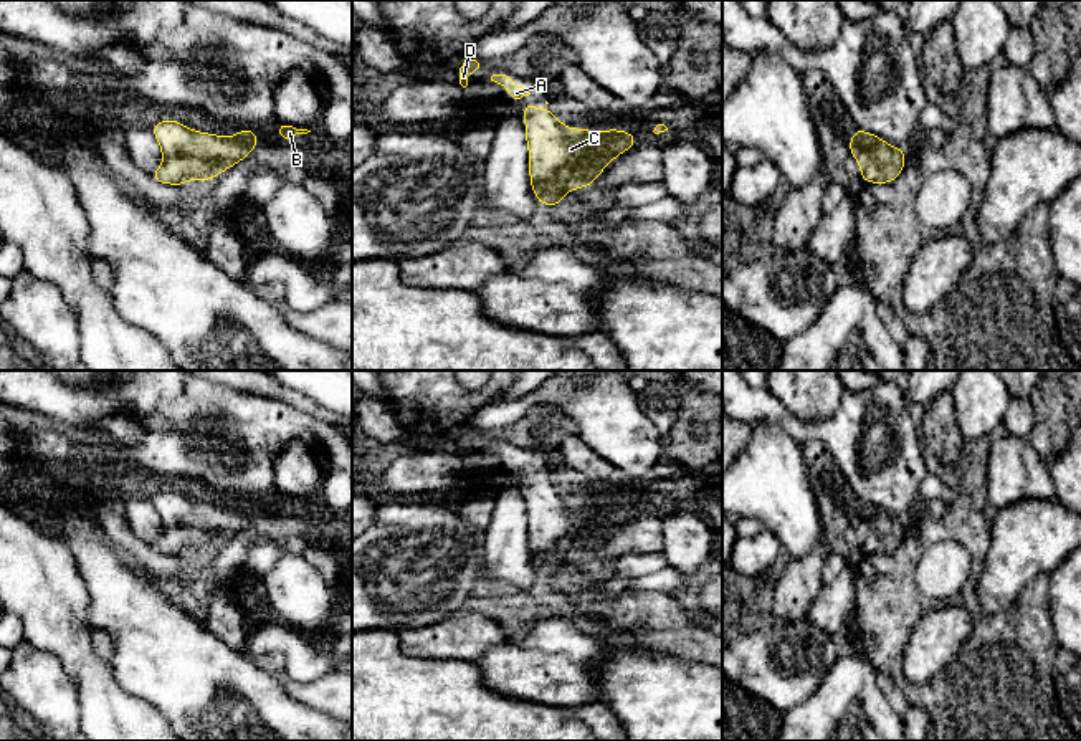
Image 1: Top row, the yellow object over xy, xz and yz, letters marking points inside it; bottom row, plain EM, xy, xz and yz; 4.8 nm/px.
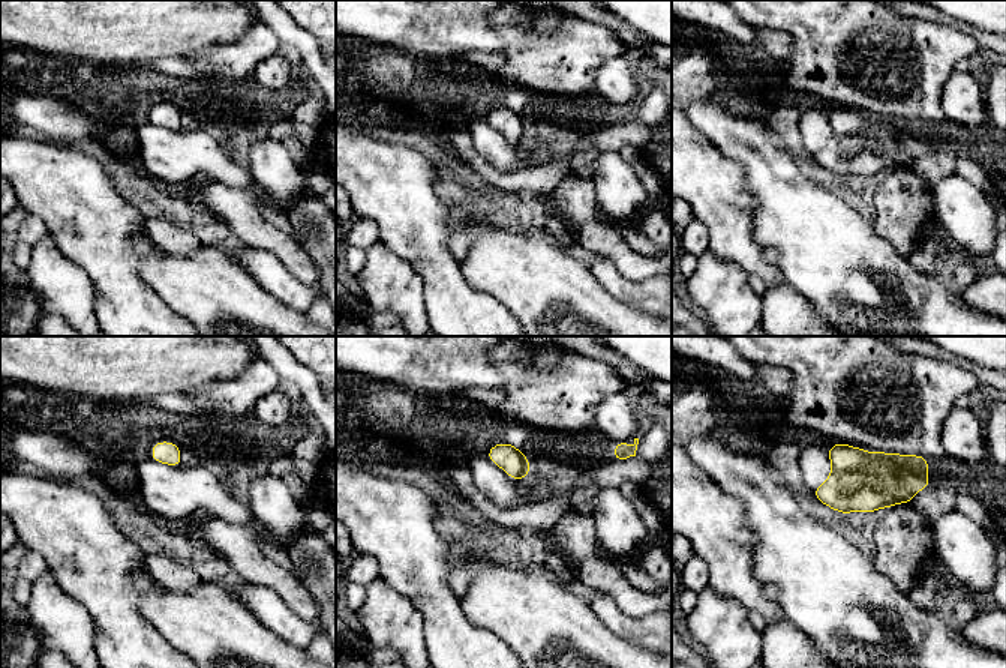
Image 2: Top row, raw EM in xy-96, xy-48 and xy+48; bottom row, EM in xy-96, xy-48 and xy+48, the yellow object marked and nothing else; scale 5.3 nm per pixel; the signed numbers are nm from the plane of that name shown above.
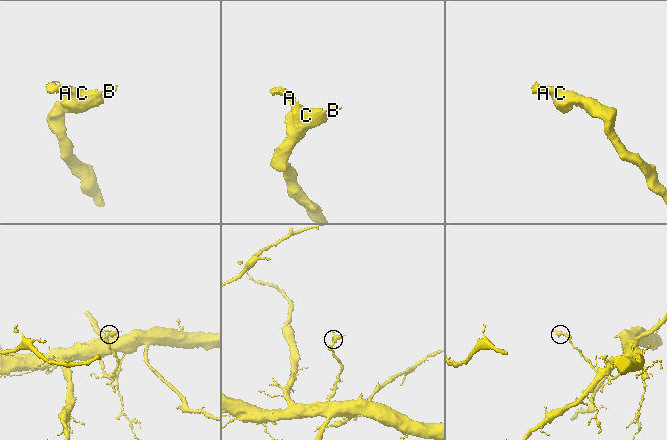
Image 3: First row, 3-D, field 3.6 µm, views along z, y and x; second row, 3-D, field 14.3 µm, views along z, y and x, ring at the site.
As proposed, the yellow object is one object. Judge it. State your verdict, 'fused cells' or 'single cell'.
fused cells

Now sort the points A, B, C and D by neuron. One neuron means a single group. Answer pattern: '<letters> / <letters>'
A C D / B

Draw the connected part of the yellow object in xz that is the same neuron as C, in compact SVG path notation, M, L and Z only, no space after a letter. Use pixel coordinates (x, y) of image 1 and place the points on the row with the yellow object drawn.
M534 103L524 104L529 179L539 205L562 207L565 194L592 187L612 160L633 149L636 136L567 129L547 104L540 109Z

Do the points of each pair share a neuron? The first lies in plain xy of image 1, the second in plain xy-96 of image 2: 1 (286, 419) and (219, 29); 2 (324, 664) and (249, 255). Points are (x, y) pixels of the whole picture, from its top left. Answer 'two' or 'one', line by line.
1: two
2: two

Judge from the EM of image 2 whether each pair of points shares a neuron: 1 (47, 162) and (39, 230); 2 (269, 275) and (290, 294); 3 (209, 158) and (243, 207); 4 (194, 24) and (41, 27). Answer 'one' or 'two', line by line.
1: two
2: one
3: two
4: one

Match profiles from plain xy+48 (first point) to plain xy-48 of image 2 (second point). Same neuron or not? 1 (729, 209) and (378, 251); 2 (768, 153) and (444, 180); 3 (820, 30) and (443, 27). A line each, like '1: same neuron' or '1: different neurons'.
1: different neurons
2: same neuron
3: different neurons

